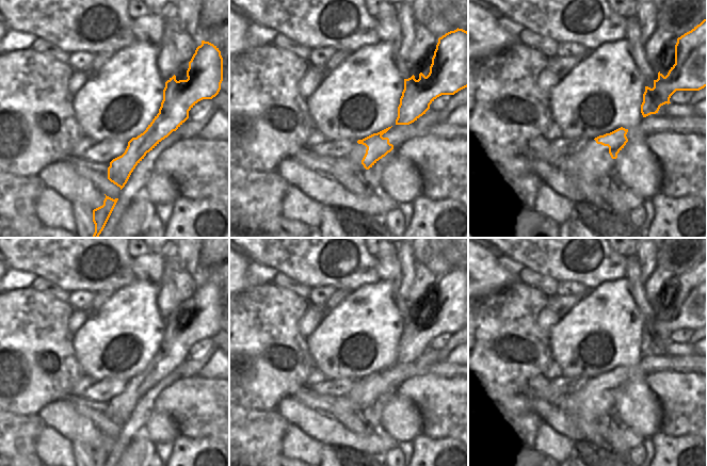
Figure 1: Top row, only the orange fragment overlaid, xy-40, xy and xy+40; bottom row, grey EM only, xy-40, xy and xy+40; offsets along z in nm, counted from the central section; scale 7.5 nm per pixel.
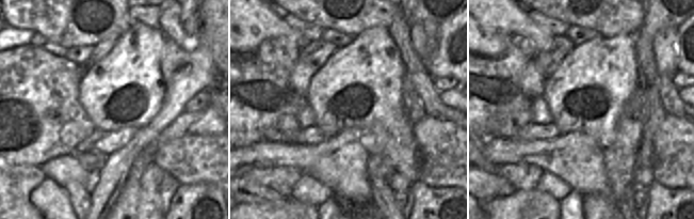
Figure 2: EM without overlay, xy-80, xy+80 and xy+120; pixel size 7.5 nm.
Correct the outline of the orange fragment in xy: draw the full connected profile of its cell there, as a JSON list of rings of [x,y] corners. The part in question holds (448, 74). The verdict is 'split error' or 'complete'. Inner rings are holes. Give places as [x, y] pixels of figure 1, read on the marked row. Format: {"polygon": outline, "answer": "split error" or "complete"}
{"polygon": [[[463,29],[450,31],[438,38],[430,73],[425,77],[419,74],[416,80],[413,75],[404,79],[404,90],[398,107],[396,125],[409,125],[425,114],[430,105],[441,95],[454,95],[468,86],[468,32]]], "answer": "complete"}

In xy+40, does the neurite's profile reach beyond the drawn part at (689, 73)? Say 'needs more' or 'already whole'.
already whole

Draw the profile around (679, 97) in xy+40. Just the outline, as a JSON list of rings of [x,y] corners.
[[[676,91],[670,98],[671,103],[682,106],[692,98],[694,91]]]

